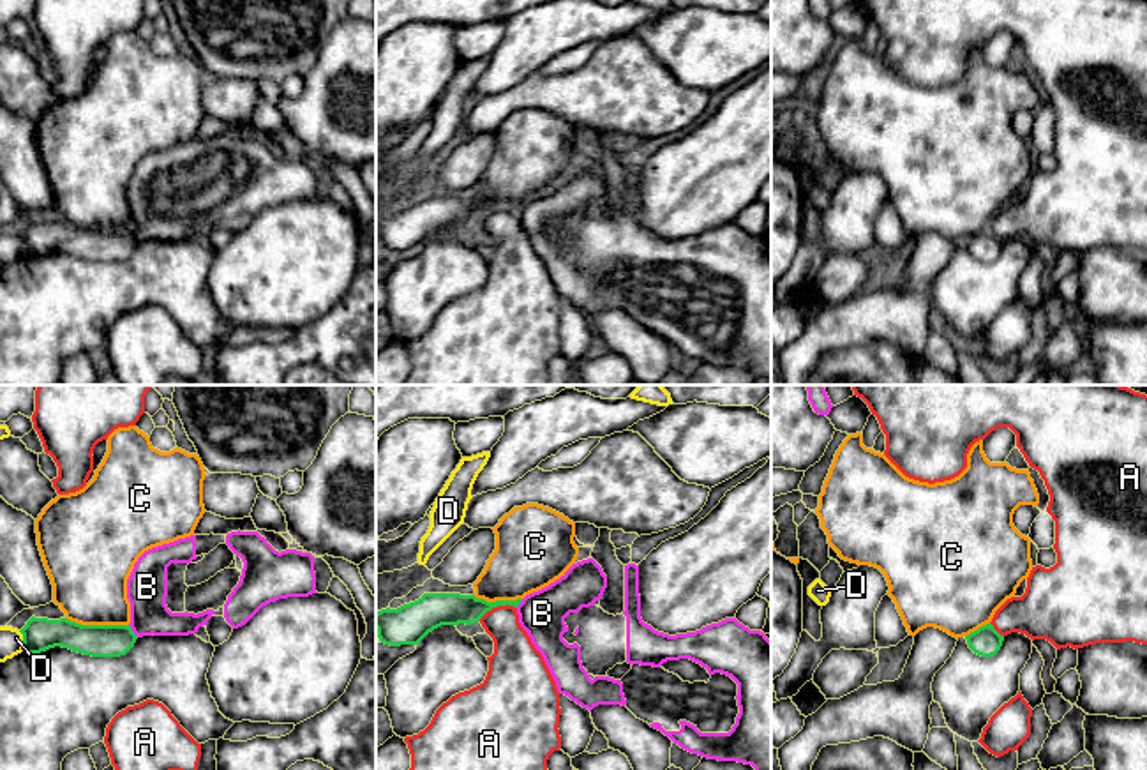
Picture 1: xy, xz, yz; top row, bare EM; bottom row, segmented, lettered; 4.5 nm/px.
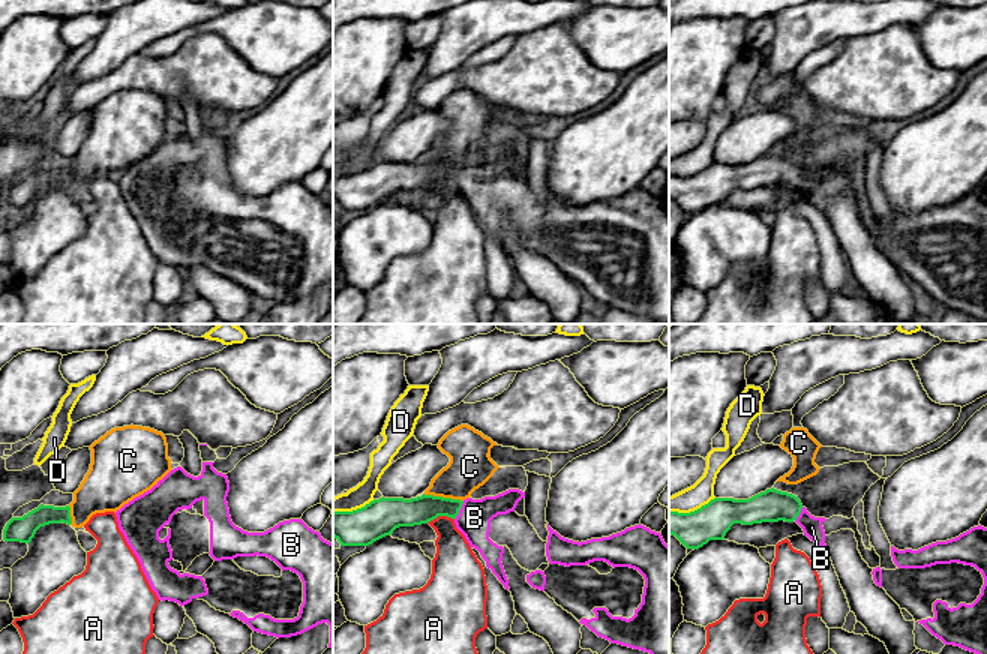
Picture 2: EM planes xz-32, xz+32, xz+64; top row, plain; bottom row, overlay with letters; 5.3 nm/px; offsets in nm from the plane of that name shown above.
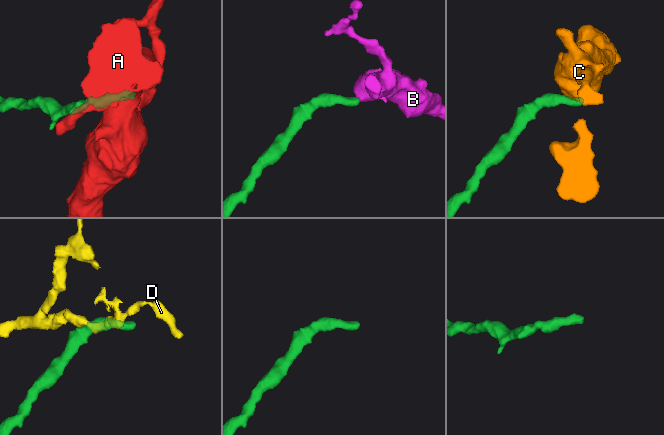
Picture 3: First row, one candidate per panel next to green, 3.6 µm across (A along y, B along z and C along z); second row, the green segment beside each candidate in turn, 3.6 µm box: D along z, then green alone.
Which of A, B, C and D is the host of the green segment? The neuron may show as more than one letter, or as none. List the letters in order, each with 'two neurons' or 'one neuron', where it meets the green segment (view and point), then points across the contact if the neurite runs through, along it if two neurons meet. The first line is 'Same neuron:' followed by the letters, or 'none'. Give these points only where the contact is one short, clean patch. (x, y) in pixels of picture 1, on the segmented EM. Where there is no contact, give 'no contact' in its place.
Same neuron: B
A: two neurons; meets green in xz at (496, 606); border along xz (516, 606), (493, 606), (479, 620)
B: one neuron; meets green in xy at (131, 631); runs through xy (90, 640), (119, 640), (131, 631), (147, 615), (147, 587)
C: two neurons; meets green in xy at (97, 626); border along xy (66, 617), (82, 624), (127, 626)
D: two neurons; meets green in xy at (23, 641)

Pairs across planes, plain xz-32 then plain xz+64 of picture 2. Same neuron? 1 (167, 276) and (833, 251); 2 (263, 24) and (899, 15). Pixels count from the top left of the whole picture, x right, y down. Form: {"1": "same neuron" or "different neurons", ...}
{"1": "same neuron", "2": "different neurons"}

